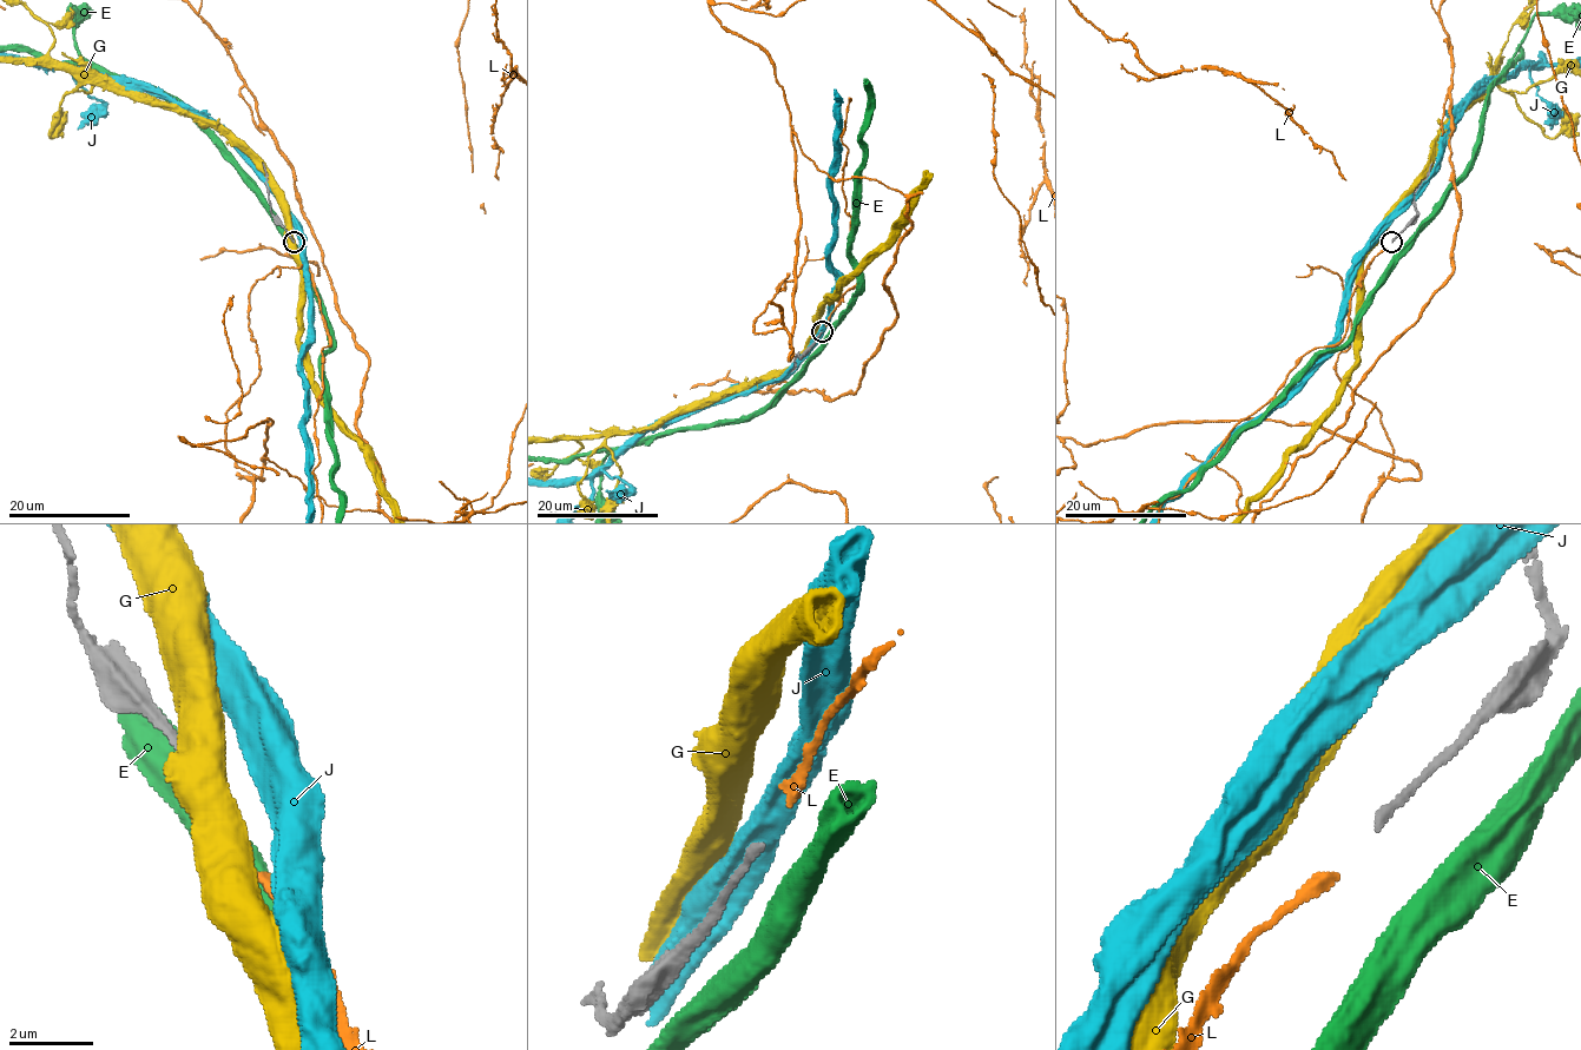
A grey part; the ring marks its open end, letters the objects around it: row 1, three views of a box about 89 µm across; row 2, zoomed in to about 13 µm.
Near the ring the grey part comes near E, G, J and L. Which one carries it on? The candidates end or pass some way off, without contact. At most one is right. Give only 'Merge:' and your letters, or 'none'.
Merge: L

